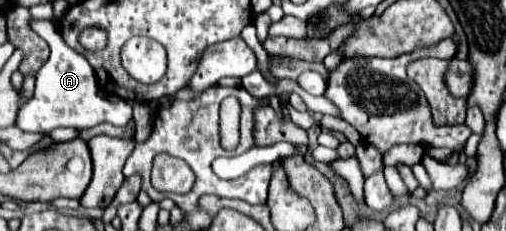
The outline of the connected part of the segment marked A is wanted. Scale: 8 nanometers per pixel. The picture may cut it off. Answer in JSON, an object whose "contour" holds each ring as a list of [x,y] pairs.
{"contour":[[[30,20],[32,30],[44,38],[50,46],[50,58],[36,74],[36,90],[34,96],[20,106],[16,126],[24,132],[40,132],[46,134],[52,128],[58,126],[70,126],[70,128],[92,128],[102,122],[110,122],[114,126],[126,126],[132,120],[132,108],[134,102],[120,100],[118,104],[112,104],[108,98],[100,94],[100,84],[96,82],[96,74],[90,66],[90,62],[72,50],[62,34],[58,32],[58,24],[42,22],[42,20]]]}

